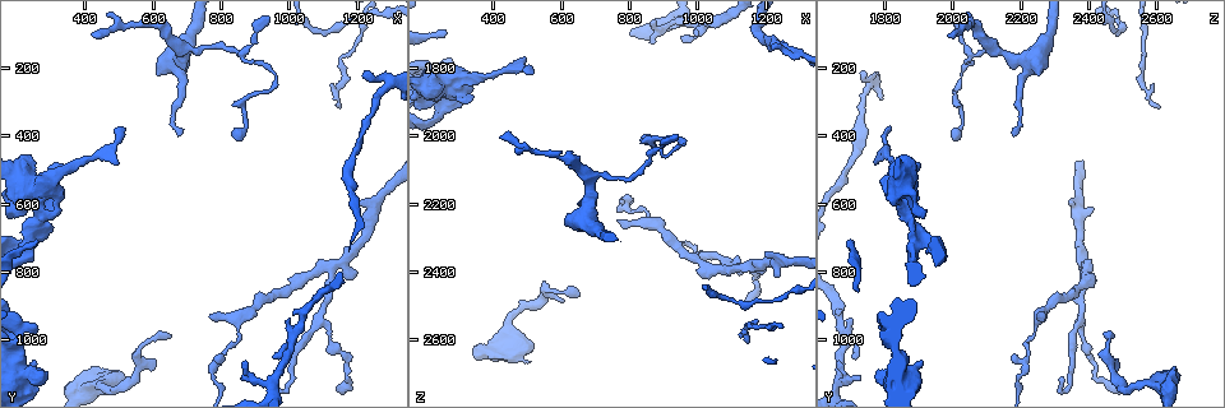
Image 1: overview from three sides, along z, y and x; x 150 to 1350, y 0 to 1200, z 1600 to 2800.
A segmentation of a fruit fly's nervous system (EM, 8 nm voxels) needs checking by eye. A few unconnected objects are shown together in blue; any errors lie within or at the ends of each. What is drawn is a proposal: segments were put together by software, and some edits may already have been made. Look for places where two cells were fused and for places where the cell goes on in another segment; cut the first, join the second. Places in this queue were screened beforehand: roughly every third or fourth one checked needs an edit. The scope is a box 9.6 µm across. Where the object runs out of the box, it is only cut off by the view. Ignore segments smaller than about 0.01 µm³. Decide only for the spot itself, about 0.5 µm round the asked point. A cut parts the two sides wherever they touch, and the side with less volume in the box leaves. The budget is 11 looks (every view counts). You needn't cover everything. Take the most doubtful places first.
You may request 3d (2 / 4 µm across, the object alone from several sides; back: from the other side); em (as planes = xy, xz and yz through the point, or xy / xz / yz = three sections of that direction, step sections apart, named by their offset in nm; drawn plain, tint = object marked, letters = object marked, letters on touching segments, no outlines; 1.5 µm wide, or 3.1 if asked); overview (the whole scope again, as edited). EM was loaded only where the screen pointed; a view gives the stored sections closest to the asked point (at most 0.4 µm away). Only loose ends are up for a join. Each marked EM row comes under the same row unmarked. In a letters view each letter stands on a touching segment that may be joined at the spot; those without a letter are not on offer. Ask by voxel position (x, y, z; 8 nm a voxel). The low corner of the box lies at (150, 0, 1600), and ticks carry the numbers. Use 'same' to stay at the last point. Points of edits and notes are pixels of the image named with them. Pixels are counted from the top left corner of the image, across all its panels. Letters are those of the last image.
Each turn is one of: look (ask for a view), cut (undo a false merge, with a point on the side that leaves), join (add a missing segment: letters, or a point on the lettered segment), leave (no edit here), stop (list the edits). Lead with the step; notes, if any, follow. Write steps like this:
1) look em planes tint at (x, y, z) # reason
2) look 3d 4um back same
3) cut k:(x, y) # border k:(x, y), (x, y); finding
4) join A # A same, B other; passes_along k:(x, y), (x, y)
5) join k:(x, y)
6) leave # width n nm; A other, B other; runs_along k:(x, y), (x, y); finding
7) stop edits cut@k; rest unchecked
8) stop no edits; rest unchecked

look em xz step 4 tint at (660, 980, 2460) # long arm stops here

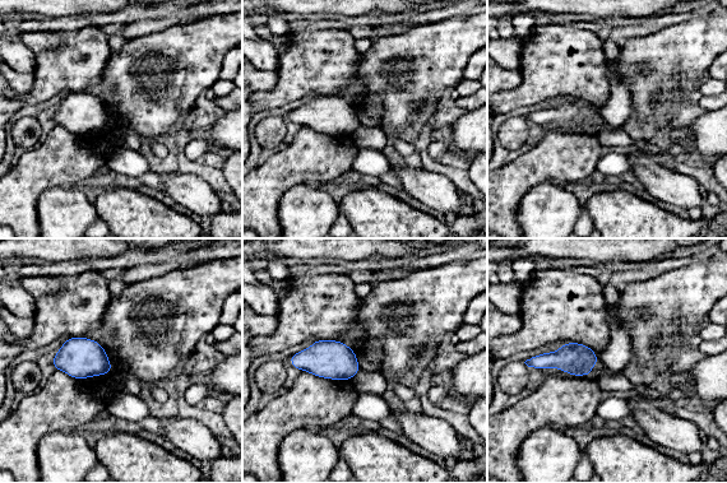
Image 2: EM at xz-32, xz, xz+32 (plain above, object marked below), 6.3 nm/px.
look em yz step 8 letters same

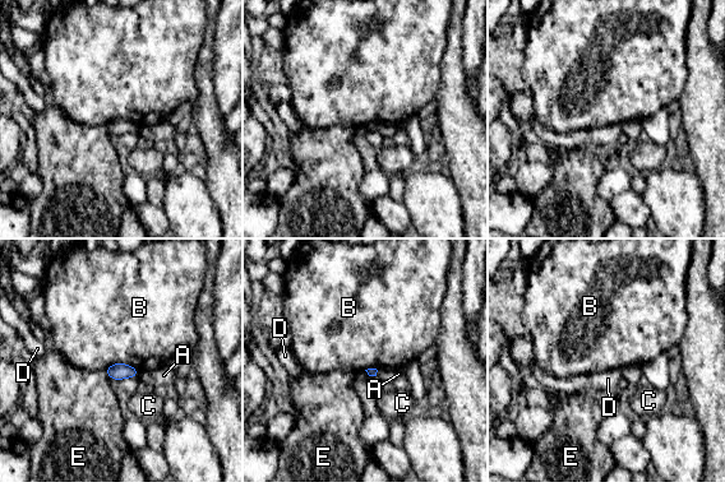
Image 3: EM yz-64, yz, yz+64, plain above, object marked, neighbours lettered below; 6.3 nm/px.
leave # A other, B other, C other, D other, E other; border 3:(104, 370), (128, 364), (139, 371); no lettered segment goes on from it

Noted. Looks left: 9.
look em planes letters at (420, 100, 2000) # branch stops here

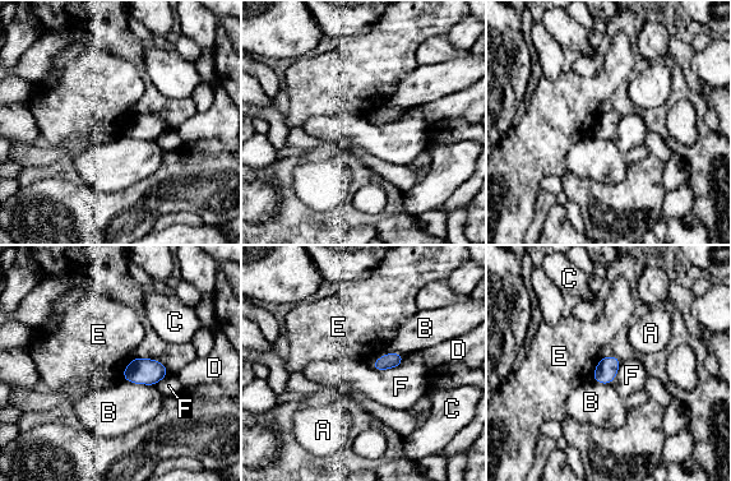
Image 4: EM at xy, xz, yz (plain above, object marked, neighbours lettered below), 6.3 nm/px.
leave # A other, B other, C other, D other, E other, F other; border 4:(133, 357), (121, 377); no lettered segment goes on from it

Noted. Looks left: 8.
look 3d 4um at (260, 710, 1690) # thin end

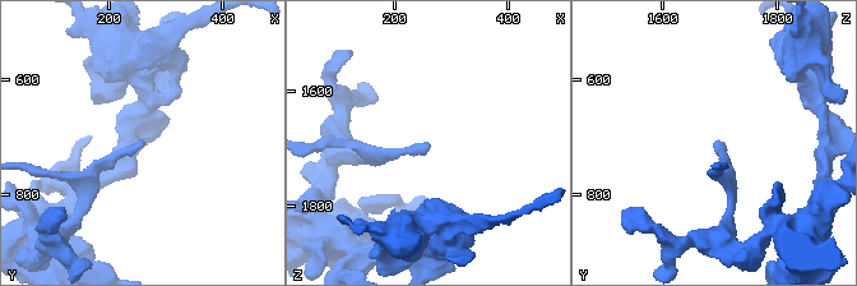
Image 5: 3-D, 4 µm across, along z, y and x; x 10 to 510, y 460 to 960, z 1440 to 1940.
look em xy step 4 letters at (260, 715, 1690) # need the tissue

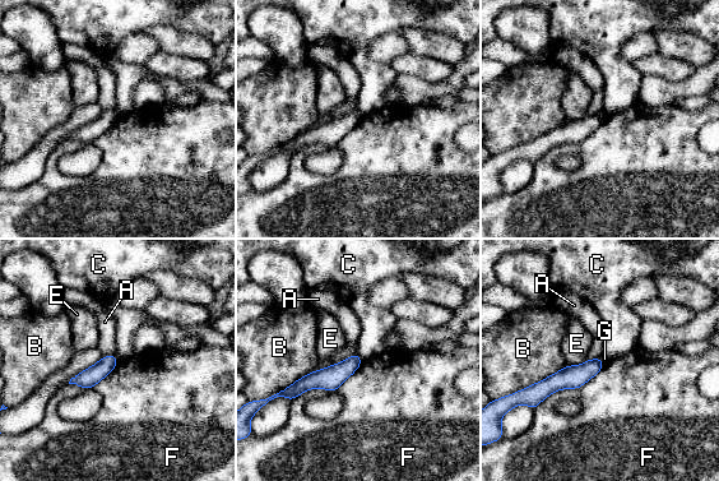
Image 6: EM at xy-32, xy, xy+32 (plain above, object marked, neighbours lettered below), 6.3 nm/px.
leave # width 110 nm; A other, B other, C other, E other, F other, G other; runs_along 6:(357, 360), (288, 393); no lettered segment goes on from it

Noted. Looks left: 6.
look em planes tint at (1210, 210, 1750) # thin end

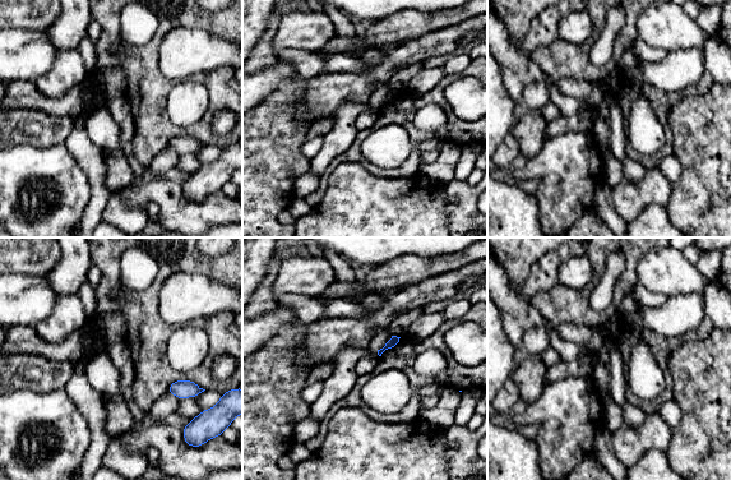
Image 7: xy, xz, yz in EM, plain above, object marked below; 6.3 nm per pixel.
look em planes letters same # what lies round it

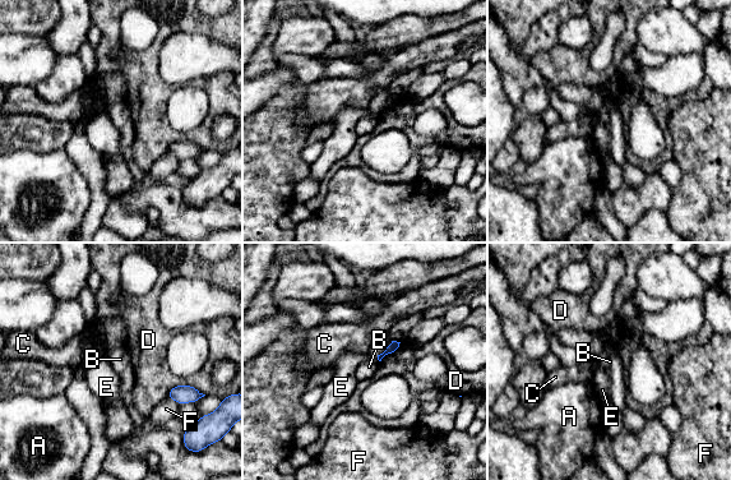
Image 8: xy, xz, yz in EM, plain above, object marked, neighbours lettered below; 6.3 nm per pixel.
leave # longest_contact D 260 nm; A other, B other, C other, D other, E other, F other; no lettered segment goes on from it

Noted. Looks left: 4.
stop no edits; rest unchecked

